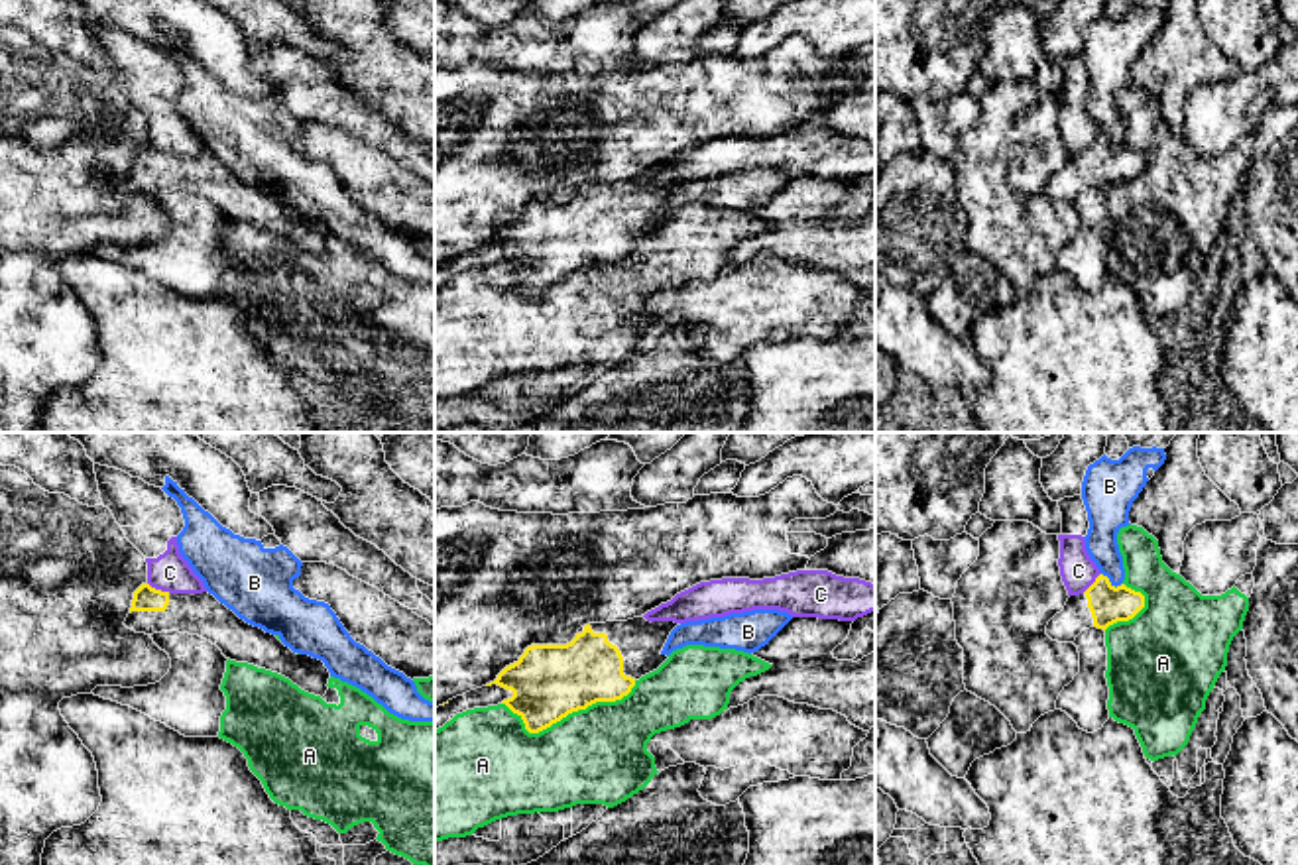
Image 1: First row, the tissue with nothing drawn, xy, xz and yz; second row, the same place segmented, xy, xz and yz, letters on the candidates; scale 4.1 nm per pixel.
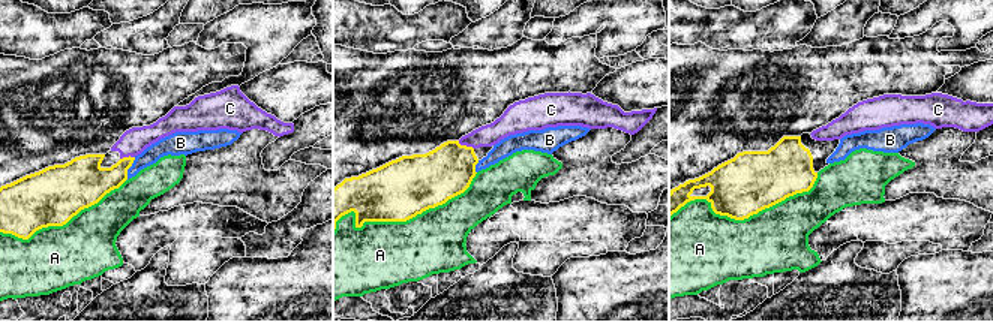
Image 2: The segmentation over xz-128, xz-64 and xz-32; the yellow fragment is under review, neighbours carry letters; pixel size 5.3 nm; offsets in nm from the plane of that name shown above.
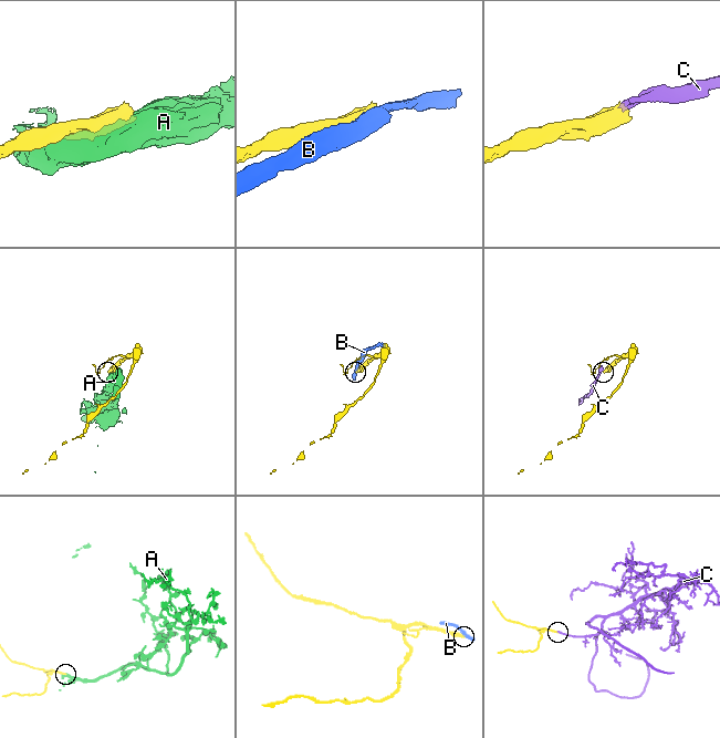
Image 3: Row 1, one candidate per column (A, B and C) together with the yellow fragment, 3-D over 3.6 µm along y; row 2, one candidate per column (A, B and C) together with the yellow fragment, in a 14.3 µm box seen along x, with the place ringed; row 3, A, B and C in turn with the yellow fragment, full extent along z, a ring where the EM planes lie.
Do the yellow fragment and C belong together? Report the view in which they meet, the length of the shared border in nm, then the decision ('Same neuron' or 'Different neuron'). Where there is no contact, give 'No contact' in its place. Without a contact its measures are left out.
Touches yellow in xy. Shared border 100 nm. Different neuron

